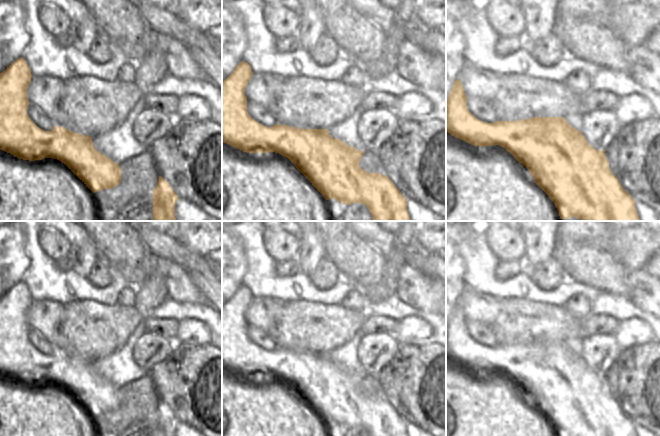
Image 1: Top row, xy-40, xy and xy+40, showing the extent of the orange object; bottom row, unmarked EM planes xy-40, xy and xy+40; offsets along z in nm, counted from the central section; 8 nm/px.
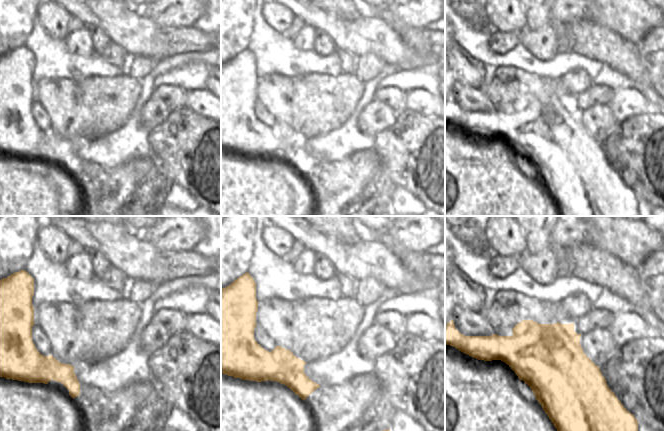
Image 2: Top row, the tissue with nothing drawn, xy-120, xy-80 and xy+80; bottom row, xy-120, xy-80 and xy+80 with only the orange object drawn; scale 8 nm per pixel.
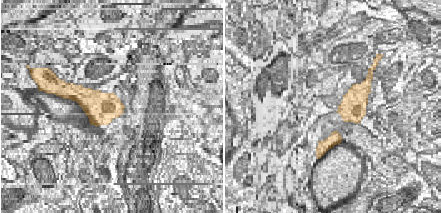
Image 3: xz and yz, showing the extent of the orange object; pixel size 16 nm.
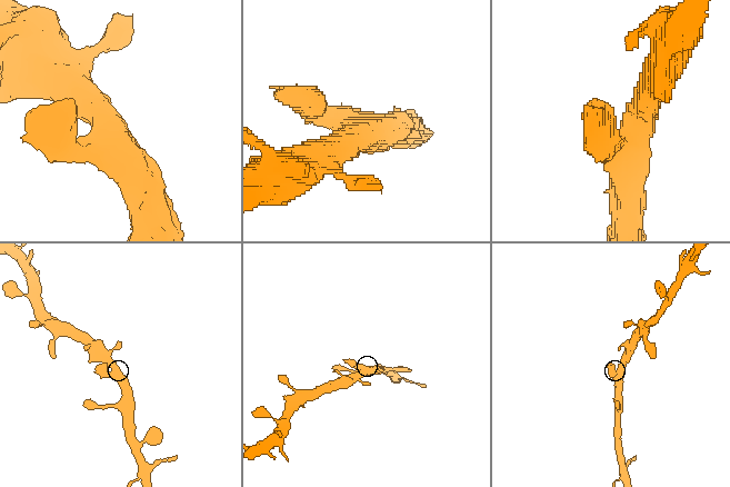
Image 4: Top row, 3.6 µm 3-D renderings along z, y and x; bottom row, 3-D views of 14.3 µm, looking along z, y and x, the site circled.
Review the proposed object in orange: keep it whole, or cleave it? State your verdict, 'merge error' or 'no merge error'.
no merge error

